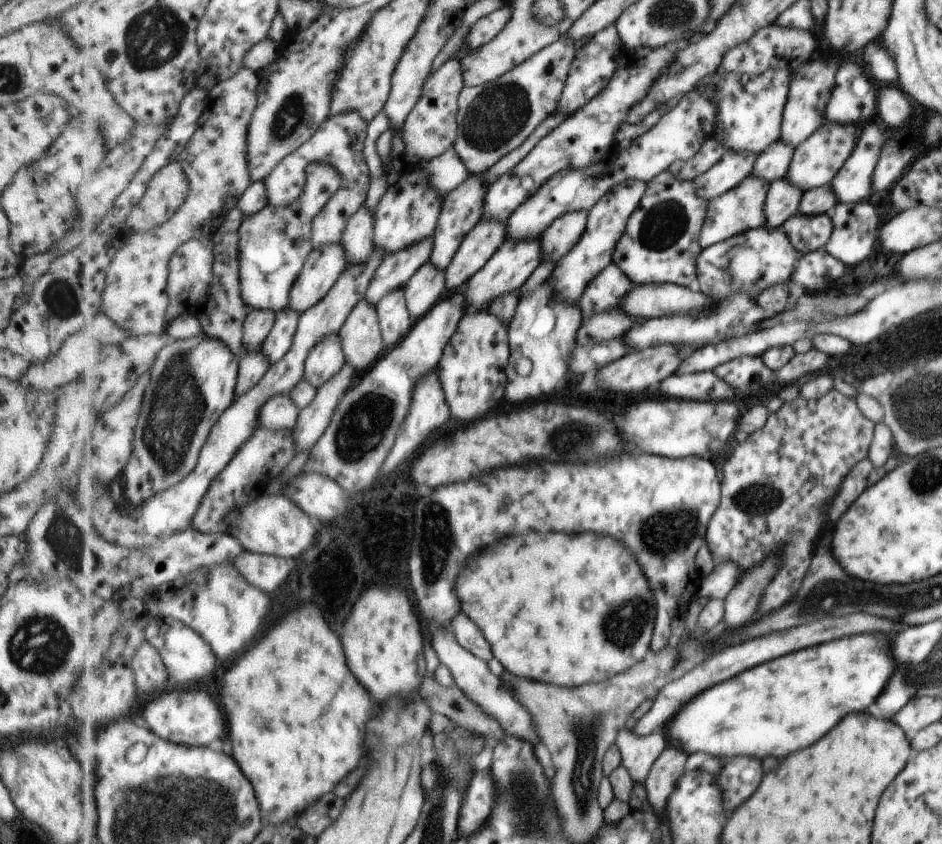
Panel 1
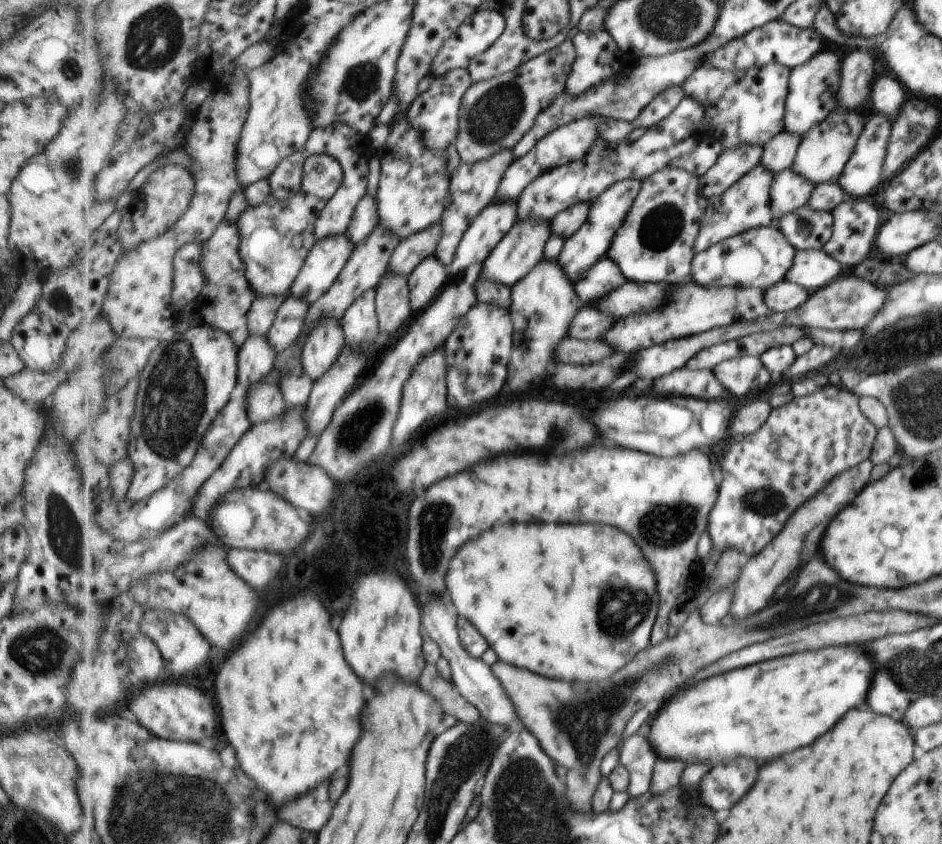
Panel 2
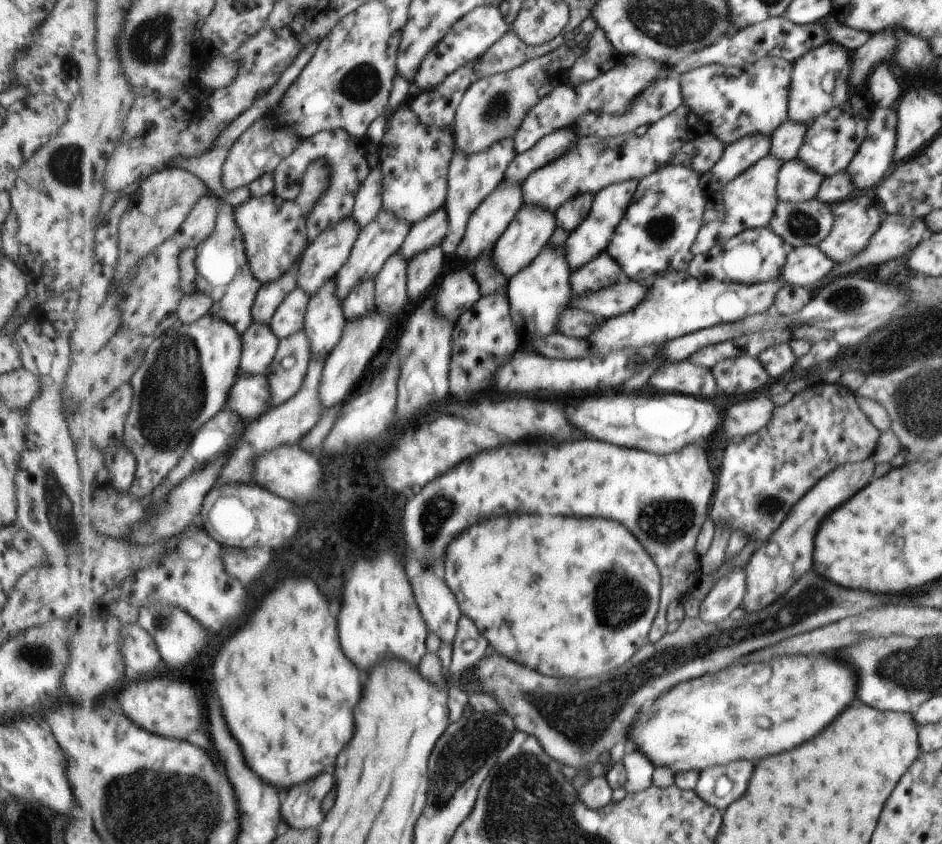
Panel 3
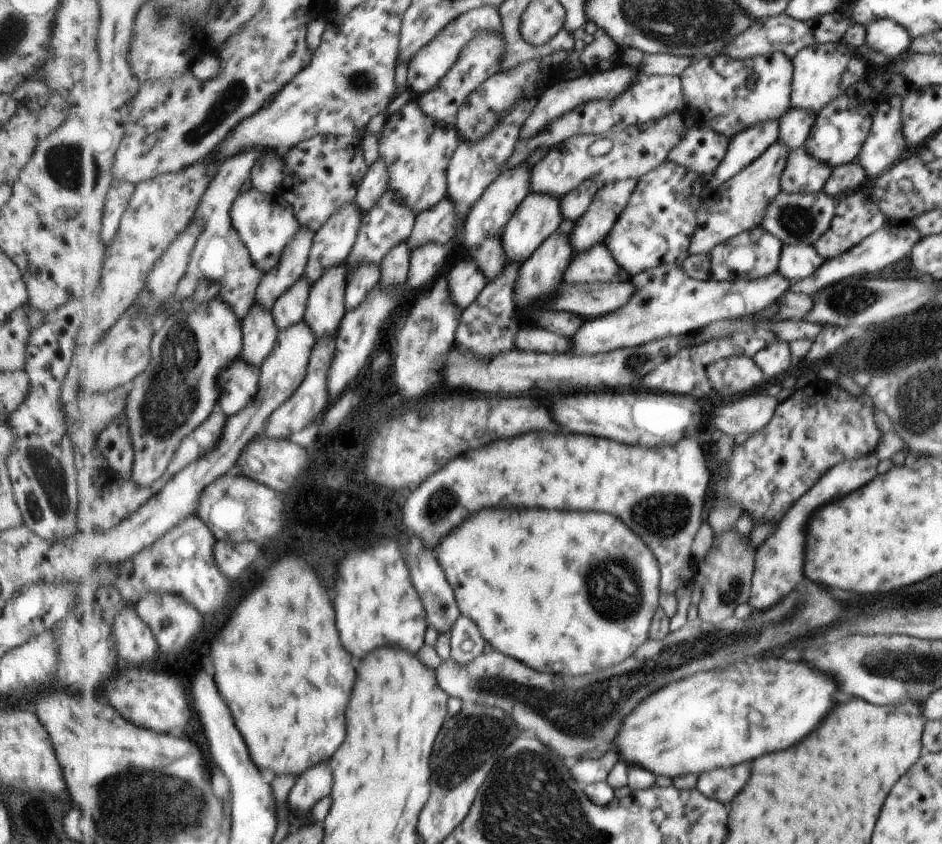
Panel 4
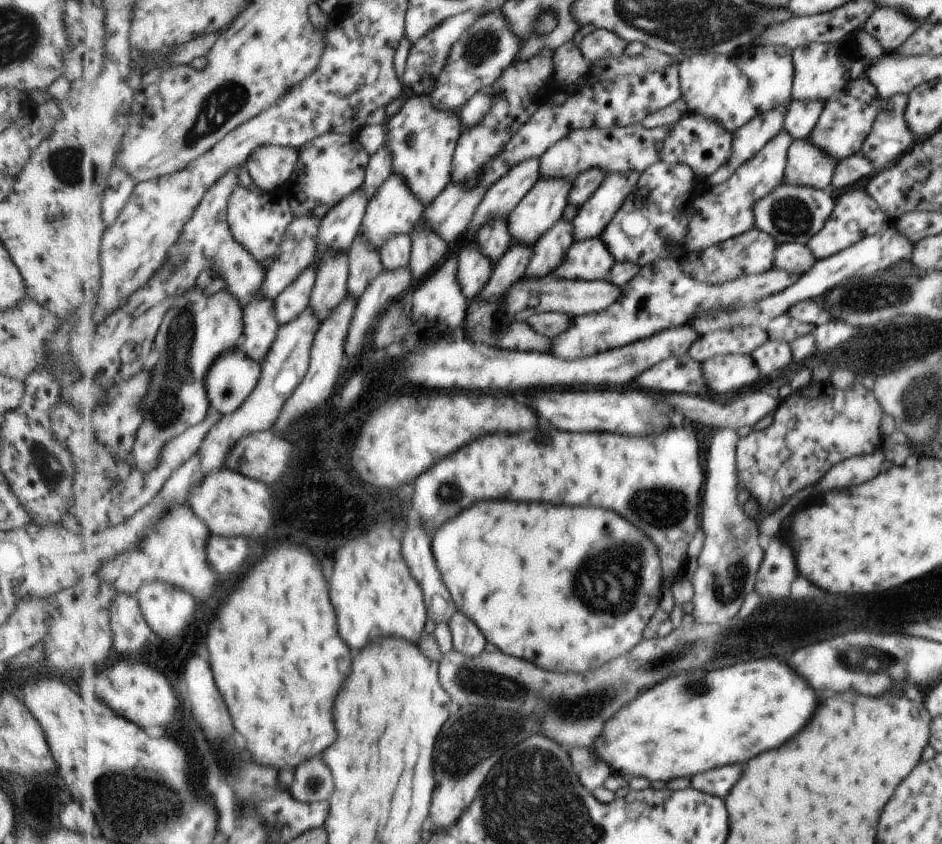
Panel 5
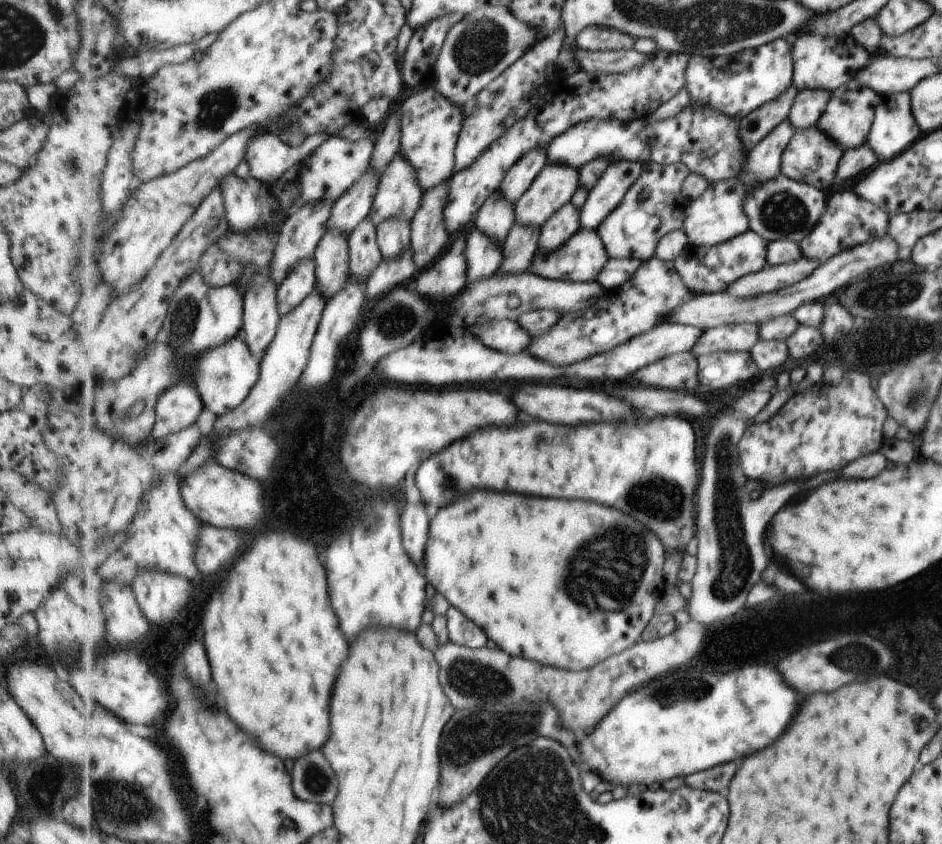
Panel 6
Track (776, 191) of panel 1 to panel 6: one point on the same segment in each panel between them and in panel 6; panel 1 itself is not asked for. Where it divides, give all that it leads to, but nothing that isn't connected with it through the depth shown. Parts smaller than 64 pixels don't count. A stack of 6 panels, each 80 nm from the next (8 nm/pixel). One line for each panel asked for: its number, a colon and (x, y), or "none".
2: (789, 190)
3: (794, 181)
4: (803, 173)
5: (805, 164)
6: (810, 156)

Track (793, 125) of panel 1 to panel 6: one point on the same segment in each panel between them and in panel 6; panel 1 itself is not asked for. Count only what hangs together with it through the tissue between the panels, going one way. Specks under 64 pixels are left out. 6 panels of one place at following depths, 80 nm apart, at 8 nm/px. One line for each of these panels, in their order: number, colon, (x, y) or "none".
2: (813, 84)
3: (819, 81)
4: (821, 72)
5: (819, 69)
6: (828, 62)

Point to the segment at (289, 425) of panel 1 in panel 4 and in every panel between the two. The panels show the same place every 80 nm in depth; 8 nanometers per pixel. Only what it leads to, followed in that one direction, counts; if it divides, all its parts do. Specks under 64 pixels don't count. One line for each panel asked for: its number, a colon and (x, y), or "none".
2: (265, 401)
3: (250, 396)
4: (239, 383)

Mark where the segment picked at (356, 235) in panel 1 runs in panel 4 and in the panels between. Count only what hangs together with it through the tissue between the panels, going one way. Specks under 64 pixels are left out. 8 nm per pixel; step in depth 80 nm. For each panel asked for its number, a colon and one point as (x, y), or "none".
2: (366, 216)
3: (370, 200)
4: (376, 183)

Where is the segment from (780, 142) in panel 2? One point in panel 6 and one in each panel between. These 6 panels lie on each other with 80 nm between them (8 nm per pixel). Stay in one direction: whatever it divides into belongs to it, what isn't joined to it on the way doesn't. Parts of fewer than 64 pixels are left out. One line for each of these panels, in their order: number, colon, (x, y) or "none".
3: (785, 141)
4: (794, 125)
5: (801, 115)
6: (808, 104)

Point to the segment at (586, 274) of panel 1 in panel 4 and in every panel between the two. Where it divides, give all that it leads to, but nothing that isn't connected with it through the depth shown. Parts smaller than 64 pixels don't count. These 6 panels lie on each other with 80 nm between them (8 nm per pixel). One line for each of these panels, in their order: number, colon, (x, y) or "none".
2: (581, 252)
3: (610, 205)
4: (612, 199)

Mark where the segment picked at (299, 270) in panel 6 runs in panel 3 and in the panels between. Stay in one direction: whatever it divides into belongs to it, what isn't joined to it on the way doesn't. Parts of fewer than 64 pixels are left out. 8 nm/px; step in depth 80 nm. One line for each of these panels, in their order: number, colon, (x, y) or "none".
3: (289, 317)
4: (290, 309)
5: (297, 296)

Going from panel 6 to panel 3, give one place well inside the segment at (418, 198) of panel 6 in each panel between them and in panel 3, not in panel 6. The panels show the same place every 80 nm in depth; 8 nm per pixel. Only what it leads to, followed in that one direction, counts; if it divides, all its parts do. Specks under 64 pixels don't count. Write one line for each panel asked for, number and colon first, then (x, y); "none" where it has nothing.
3: (384, 236)
4: (391, 222)
5: (395, 209)

